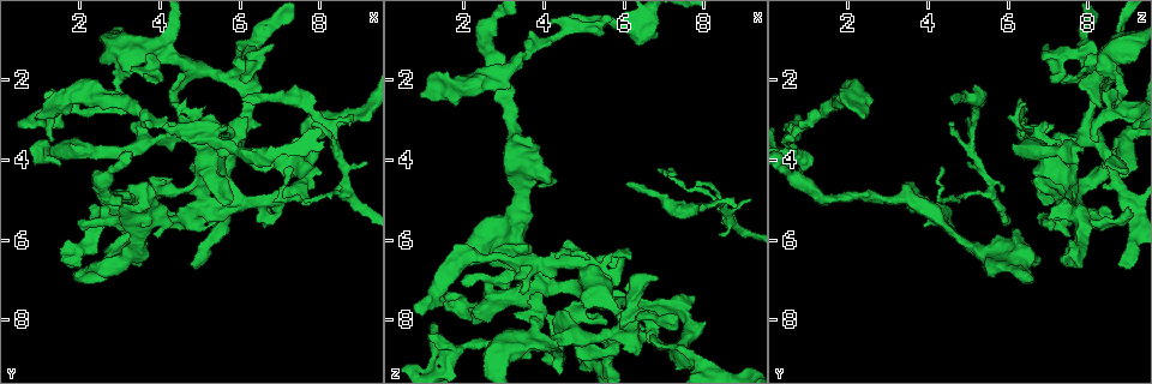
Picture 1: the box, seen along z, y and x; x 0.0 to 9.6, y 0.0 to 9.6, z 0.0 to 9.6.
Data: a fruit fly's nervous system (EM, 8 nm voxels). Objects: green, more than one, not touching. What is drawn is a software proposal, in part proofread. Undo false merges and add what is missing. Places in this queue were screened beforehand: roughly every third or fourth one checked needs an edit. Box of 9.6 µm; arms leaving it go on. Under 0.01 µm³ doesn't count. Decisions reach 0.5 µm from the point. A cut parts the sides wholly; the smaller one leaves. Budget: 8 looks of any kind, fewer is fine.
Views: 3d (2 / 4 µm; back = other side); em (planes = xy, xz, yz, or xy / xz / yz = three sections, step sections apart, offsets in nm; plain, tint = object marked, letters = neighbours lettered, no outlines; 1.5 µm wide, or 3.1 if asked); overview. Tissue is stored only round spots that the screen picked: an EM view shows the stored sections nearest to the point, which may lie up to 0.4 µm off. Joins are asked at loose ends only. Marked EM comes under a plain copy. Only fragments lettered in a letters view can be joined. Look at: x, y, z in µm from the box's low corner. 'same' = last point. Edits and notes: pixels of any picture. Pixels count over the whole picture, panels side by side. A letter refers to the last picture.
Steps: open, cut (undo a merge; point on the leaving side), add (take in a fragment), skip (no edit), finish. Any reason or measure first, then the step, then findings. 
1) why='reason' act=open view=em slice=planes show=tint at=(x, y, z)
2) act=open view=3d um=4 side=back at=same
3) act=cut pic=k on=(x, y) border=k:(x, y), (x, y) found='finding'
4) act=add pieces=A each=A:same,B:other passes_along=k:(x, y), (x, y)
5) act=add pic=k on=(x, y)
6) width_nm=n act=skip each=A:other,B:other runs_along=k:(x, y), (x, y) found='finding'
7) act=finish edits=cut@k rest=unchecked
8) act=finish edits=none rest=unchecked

why='an open end' act=open view=3d um=2 at=(7.80, 5.10, 7.45)

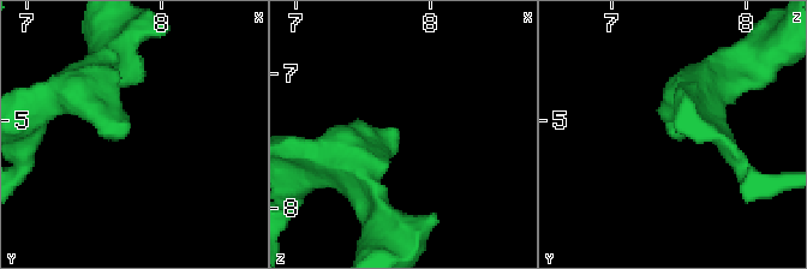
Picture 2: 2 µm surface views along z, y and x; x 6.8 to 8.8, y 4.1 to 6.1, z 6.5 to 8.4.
why='shape alone is not enough' act=open view=em slice=xz step=4 show=tint at=(7.76, 5.12, 7.46)

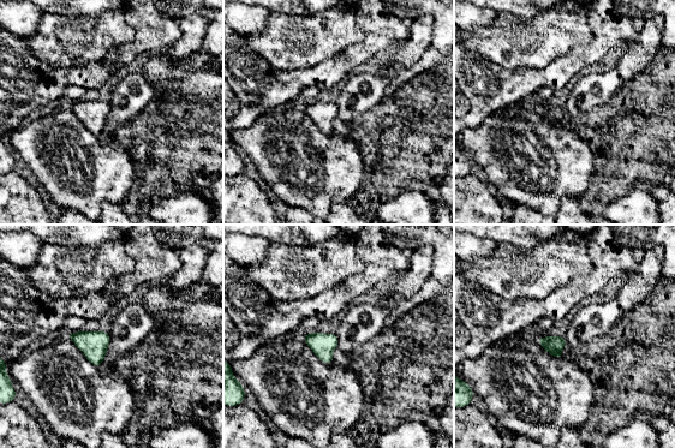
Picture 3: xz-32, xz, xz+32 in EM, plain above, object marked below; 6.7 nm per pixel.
act=open view=em slice=yz step=4 show=letters at=same

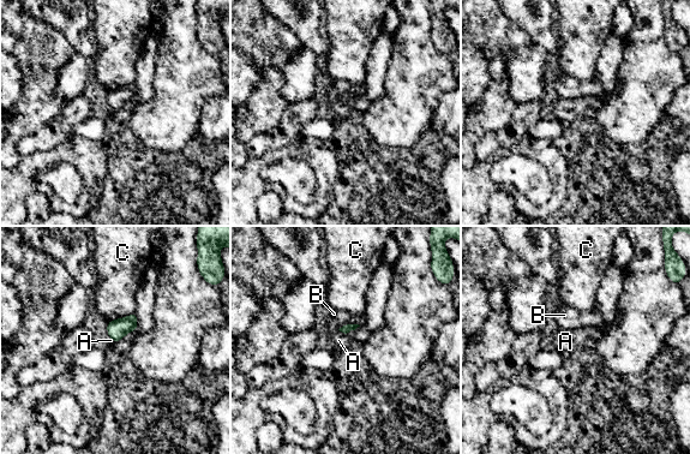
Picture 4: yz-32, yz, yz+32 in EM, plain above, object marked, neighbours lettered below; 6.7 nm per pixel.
longest_contact=C:200nm act=skip each=A:other,B:other,C:other found='none of them fits'

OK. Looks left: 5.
why='an open end' act=open view=em slice=xz step=4 show=tint at=(7.80, 3.20, 4.70)

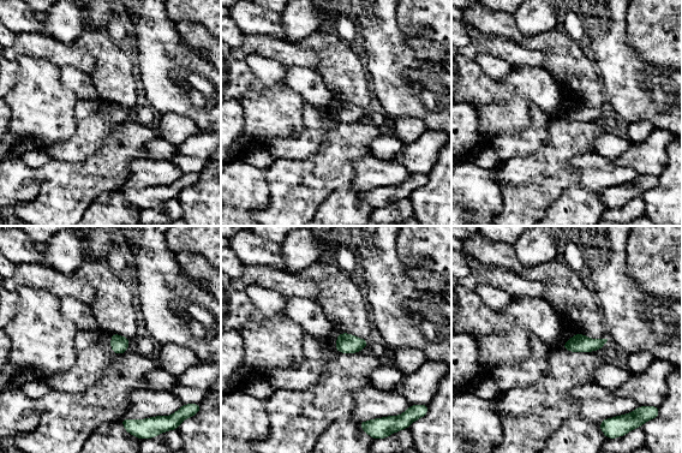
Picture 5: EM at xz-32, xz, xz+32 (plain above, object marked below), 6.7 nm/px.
why='cut it another way' act=open view=em slice=planes show=letters at=same

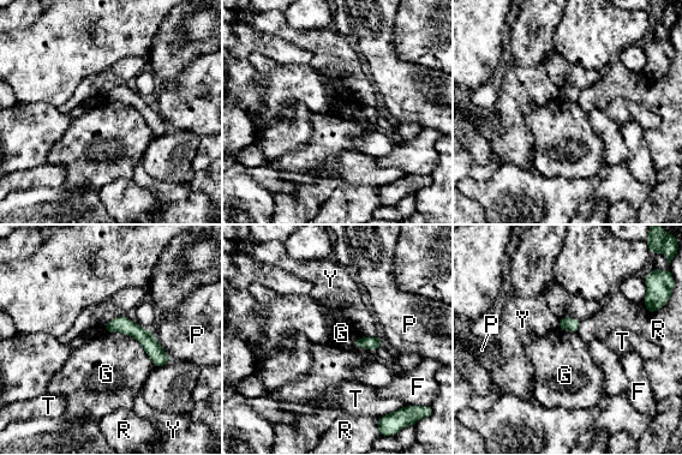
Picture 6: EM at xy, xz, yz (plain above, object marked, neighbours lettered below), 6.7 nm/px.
longest_contact=G:440nm act=skip each=F:other,G:other,P:other,R:other,T:other,Y:other found='no lettered fragment goes on from it'

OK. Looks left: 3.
why='branch stops here' act=open view=3d um=4 side=back at=(1.15, 2.30, 8.45)

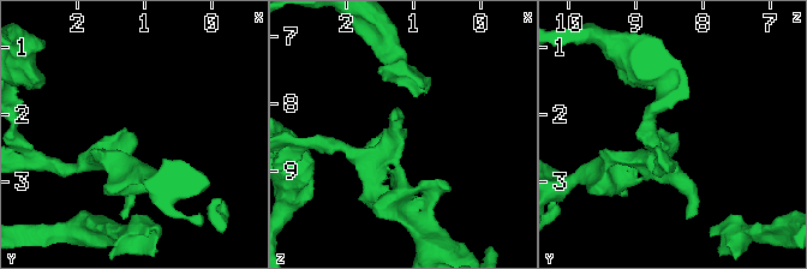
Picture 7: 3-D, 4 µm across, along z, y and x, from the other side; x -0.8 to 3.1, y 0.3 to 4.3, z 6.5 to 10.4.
why='now the EM' act=open view=em slice=planes show=letters at=(1.10, 2.30, 8.35)

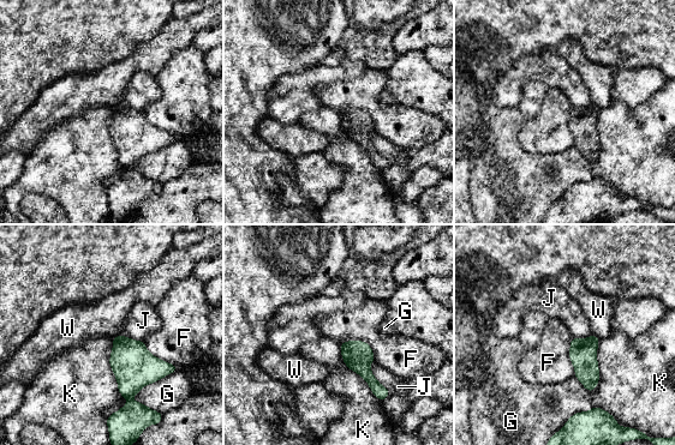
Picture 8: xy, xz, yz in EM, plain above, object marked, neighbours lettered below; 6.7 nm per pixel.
act=skip each=F:other,G:other,J:other,K:other,W:other border=8:(340, 342), (364, 341), (375, 360) found='no lettered fragment goes on from it'

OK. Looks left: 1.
act=finish edits=none rest=unchecked

